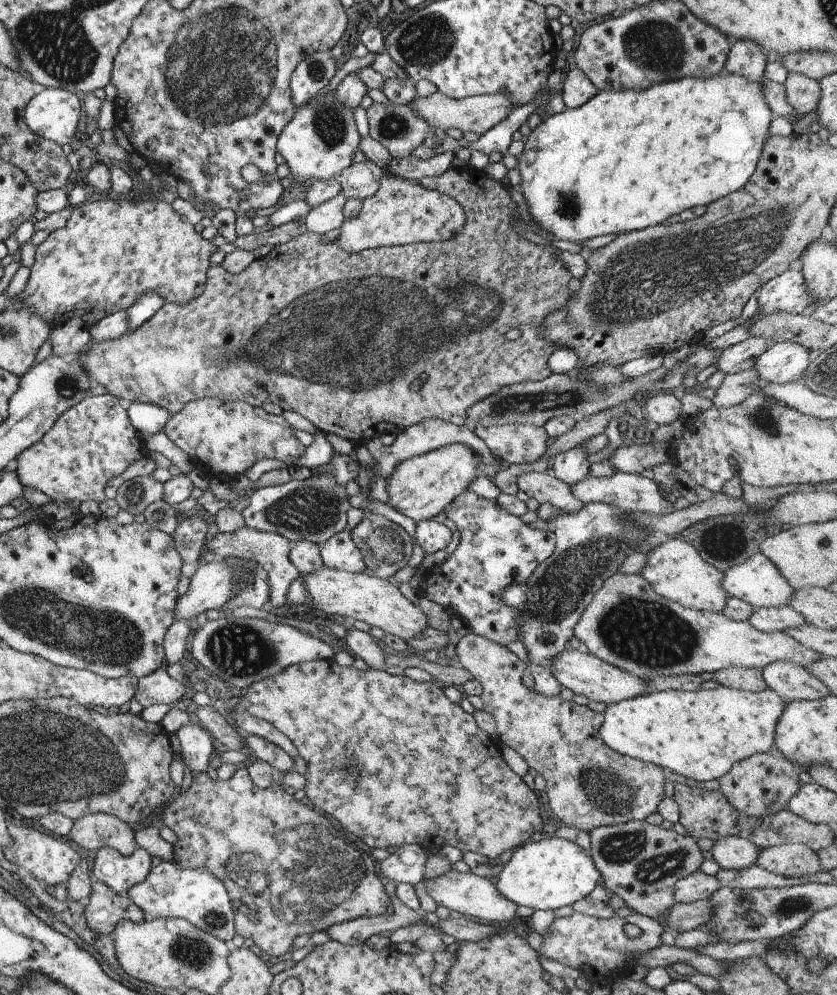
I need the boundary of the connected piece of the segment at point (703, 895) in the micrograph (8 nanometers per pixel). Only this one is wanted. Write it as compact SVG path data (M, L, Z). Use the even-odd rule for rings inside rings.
M699 870L676 882L674 898L676 898L676 903L707 900L720 888L721 885L716 876L708 876L708 874L704 874Z

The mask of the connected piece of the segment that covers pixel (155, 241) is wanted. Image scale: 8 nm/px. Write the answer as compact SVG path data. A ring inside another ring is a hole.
M103 195L102 198L98 198L96 201L87 201L82 206L74 207L71 218L66 222L66 226L59 230L51 231L50 236L38 248L35 248L34 266L29 269L28 286L20 292L20 302L22 302L23 308L34 310L34 314L38 314L44 322L48 322L51 326L66 323L70 318L77 317L84 320L84 325L88 328L97 324L106 316L110 316L110 314L115 314L120 312L120 310L126 311L126 308L132 306L132 302L136 302L144 292L150 292L150 290L160 294L164 298L164 303L186 304L186 302L198 298L204 292L207 272L211 268L210 254L216 249L217 247L210 240L204 240L201 234L196 232L195 226L190 224L188 220L182 220L171 204L168 204L163 199L130 202L130 200L119 200L118 196L115 195Z

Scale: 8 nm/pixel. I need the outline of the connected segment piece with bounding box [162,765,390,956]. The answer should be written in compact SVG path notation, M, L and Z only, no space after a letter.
M242 765L234 772L229 780L211 779L206 772L194 774L192 784L185 793L176 793L174 798L164 806L162 820L170 830L178 837L178 842L173 844L173 860L181 869L203 869L211 873L226 887L235 916L235 929L237 934L246 938L248 943L253 943L258 952L267 952L270 956L282 956L292 949L292 940L301 934L314 934L321 930L327 930L336 923L351 921L360 917L373 917L386 915L390 906L390 897L386 893L385 880L374 871L374 857L371 849L358 838L350 835L341 826L335 823L332 817L326 816L320 808L313 807L309 802L297 804L294 795L287 794L283 785L272 782L271 786L260 788L256 786Z

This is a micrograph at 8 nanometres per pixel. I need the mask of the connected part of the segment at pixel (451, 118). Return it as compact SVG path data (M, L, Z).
M437 91L427 98L414 98L408 106L410 106L410 110L414 114L418 114L420 118L424 118L435 129L440 128L443 131L447 131L450 128L454 128L454 130L461 130L462 133L472 132L478 135L482 135L493 127L497 127L498 122L504 120L512 112L512 100L510 100L510 96L506 96L502 92L456 100L448 98L446 94Z

